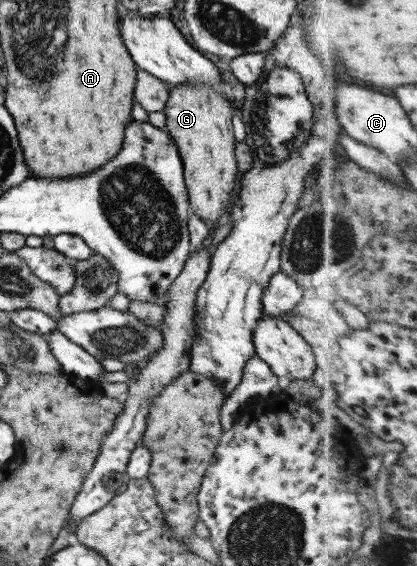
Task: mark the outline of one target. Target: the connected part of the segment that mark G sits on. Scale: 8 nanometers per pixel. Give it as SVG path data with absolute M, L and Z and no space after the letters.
M175 86L170 90L168 100L163 107L165 126L163 130L173 138L177 152L183 163L183 181L187 190L189 210L199 215L209 229L225 211L229 193L233 189L236 175L234 155L235 137L232 132L231 107L228 100L214 86Z

